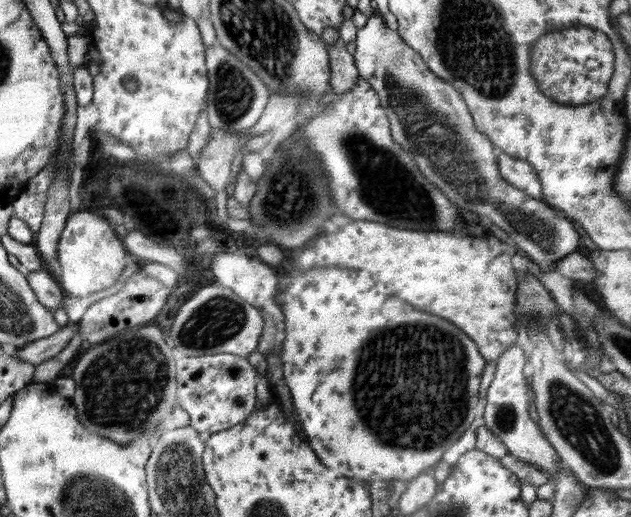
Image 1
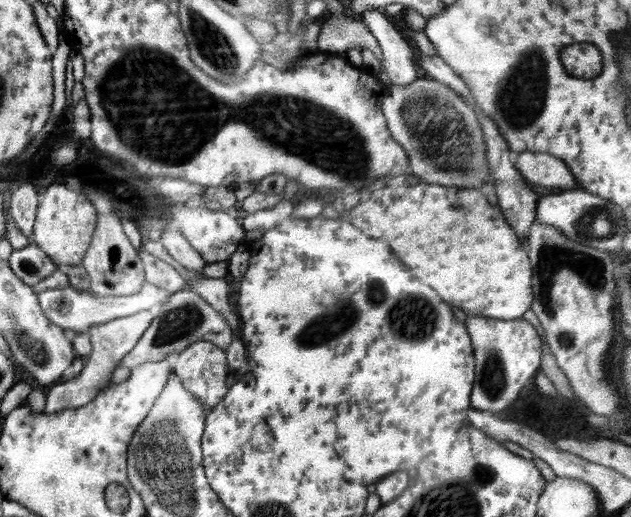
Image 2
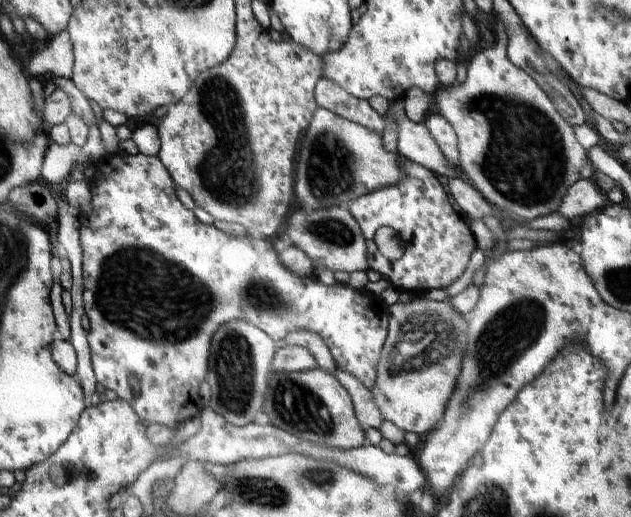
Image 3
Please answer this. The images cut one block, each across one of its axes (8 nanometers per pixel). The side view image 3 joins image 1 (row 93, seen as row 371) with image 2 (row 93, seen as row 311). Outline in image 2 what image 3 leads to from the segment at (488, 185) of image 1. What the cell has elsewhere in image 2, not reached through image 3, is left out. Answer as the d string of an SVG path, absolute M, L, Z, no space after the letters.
M417 78L408 87L391 84L383 100L382 115L390 134L408 156L408 171L421 181L442 186L480 188L490 180L479 118L445 84L426 78Z

